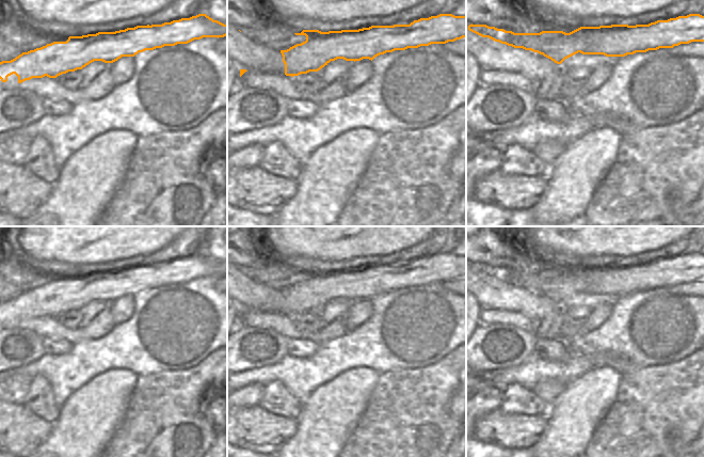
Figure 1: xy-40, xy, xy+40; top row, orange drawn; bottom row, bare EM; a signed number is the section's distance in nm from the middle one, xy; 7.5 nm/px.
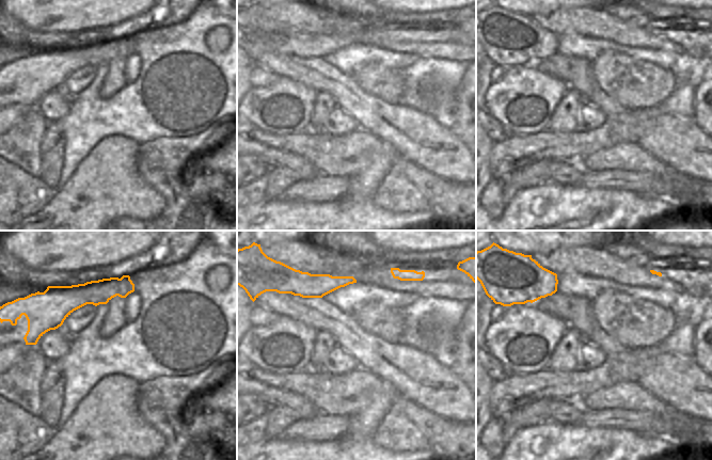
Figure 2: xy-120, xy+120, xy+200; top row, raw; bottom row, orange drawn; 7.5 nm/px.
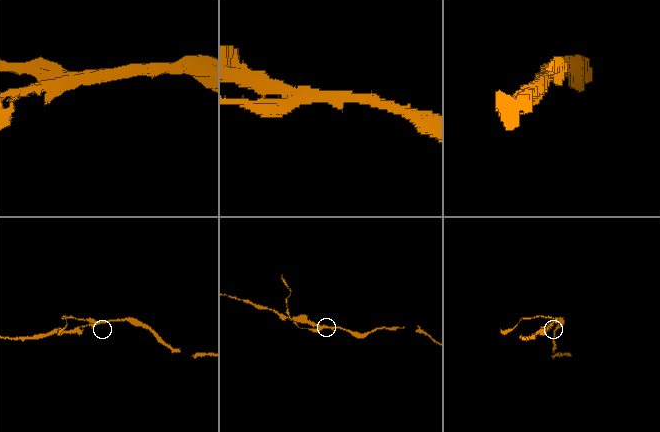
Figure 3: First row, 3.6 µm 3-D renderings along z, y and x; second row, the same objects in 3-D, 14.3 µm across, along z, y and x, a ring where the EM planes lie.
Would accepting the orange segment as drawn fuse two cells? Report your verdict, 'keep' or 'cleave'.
cleave

